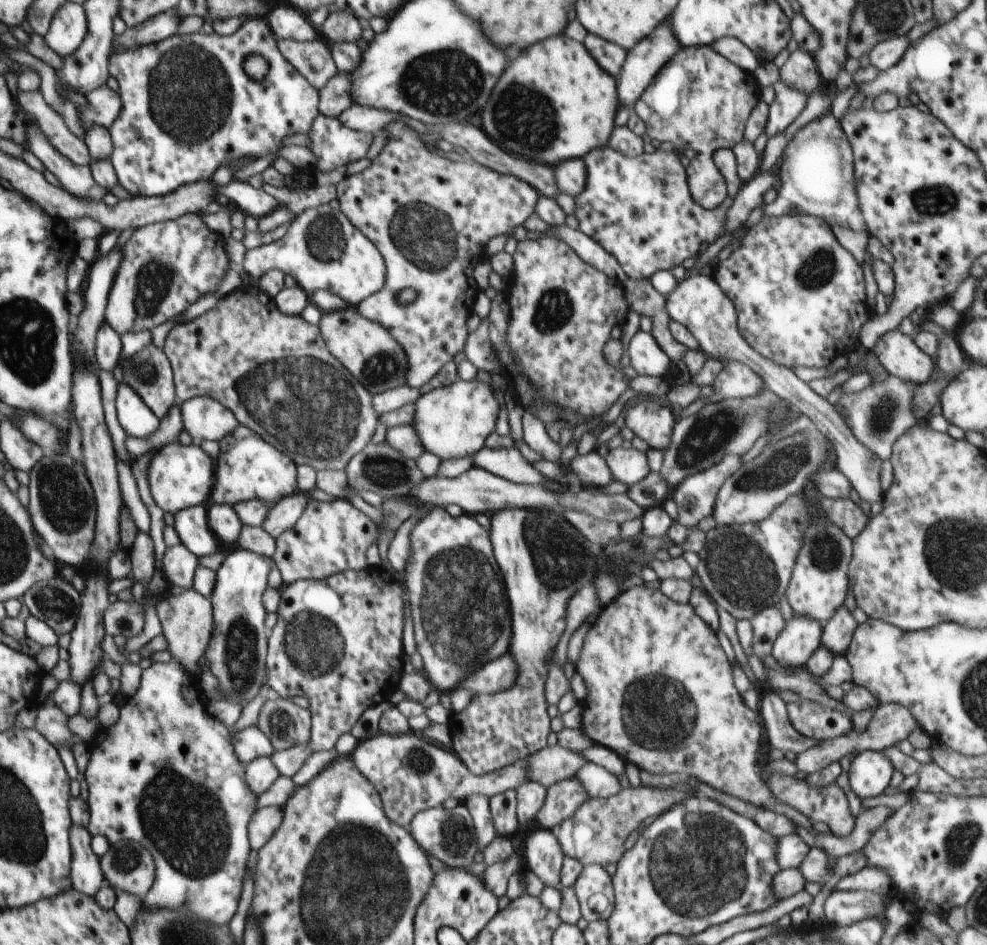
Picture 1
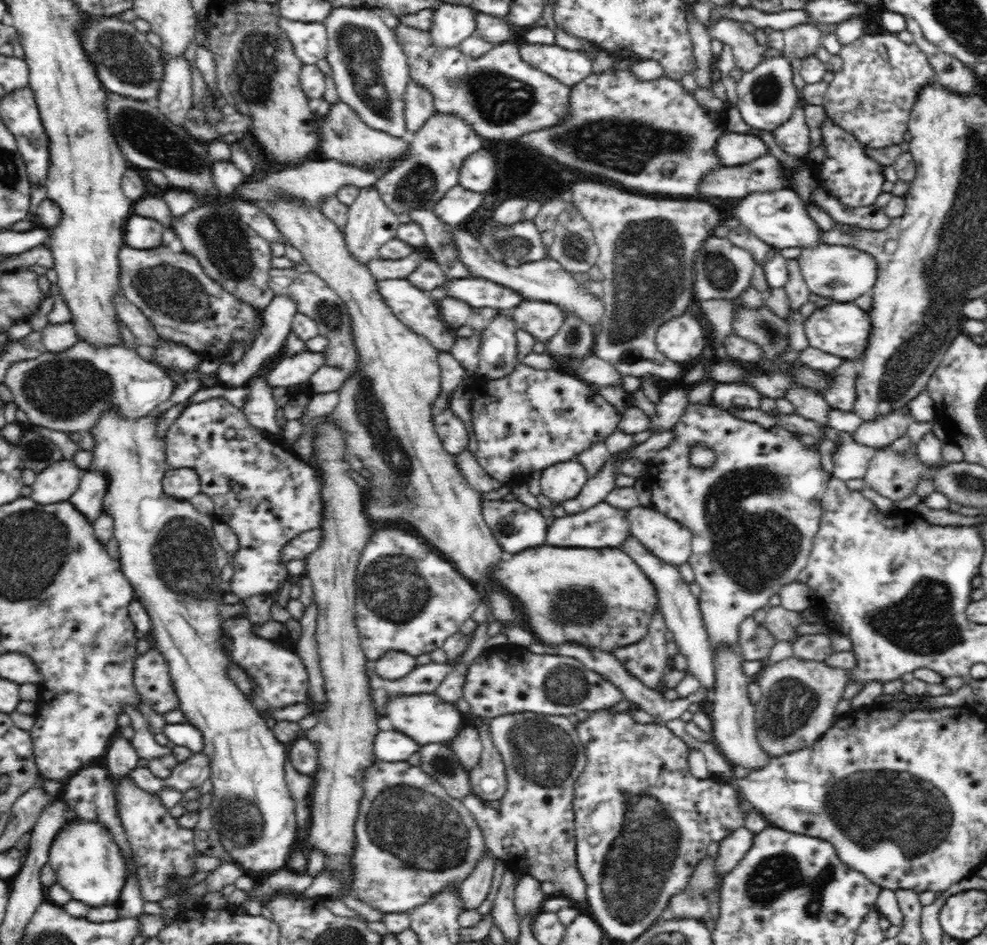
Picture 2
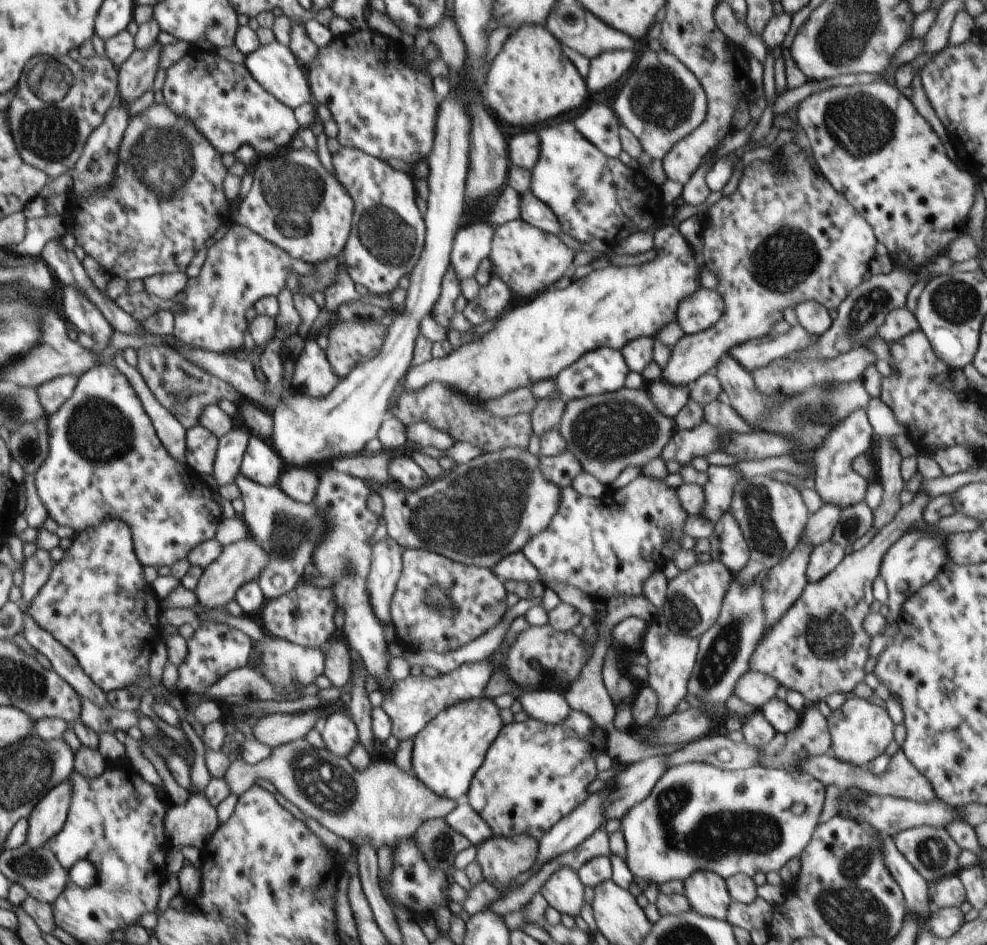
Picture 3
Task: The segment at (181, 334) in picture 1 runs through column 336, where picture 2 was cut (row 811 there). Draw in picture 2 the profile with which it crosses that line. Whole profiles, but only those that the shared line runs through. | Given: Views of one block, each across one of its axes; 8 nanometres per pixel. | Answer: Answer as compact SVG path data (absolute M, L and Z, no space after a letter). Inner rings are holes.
M377 760L364 770L364 796L360 800L360 812L354 824L354 834L356 836L357 846L354 847L352 858L350 858L350 878L348 878L348 890L354 894L357 899L369 904L372 908L376 908L383 913L408 913L413 908L428 902L434 898L442 889L451 889L456 887L459 890L462 882L472 874L472 870L476 868L476 864L480 860L486 858L486 844L480 827L474 819L474 815L468 811L468 808L457 798L452 798L444 787L438 782L434 782L434 778L426 774L424 770L417 766L412 766L408 761L402 762L384 762Z

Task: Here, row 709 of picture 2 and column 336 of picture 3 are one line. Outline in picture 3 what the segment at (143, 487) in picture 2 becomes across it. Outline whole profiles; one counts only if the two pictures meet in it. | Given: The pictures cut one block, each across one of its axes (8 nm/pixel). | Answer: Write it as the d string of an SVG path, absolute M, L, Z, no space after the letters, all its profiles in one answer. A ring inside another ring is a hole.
M289 146L277 157L272 159L261 157L259 161L258 167L253 172L252 190L238 204L238 208L232 211L230 223L247 226L262 238L285 250L291 258L302 262L315 265L324 262L326 258L340 256L350 236L354 203L340 181L324 168L318 159L318 153L306 146L302 149Z

